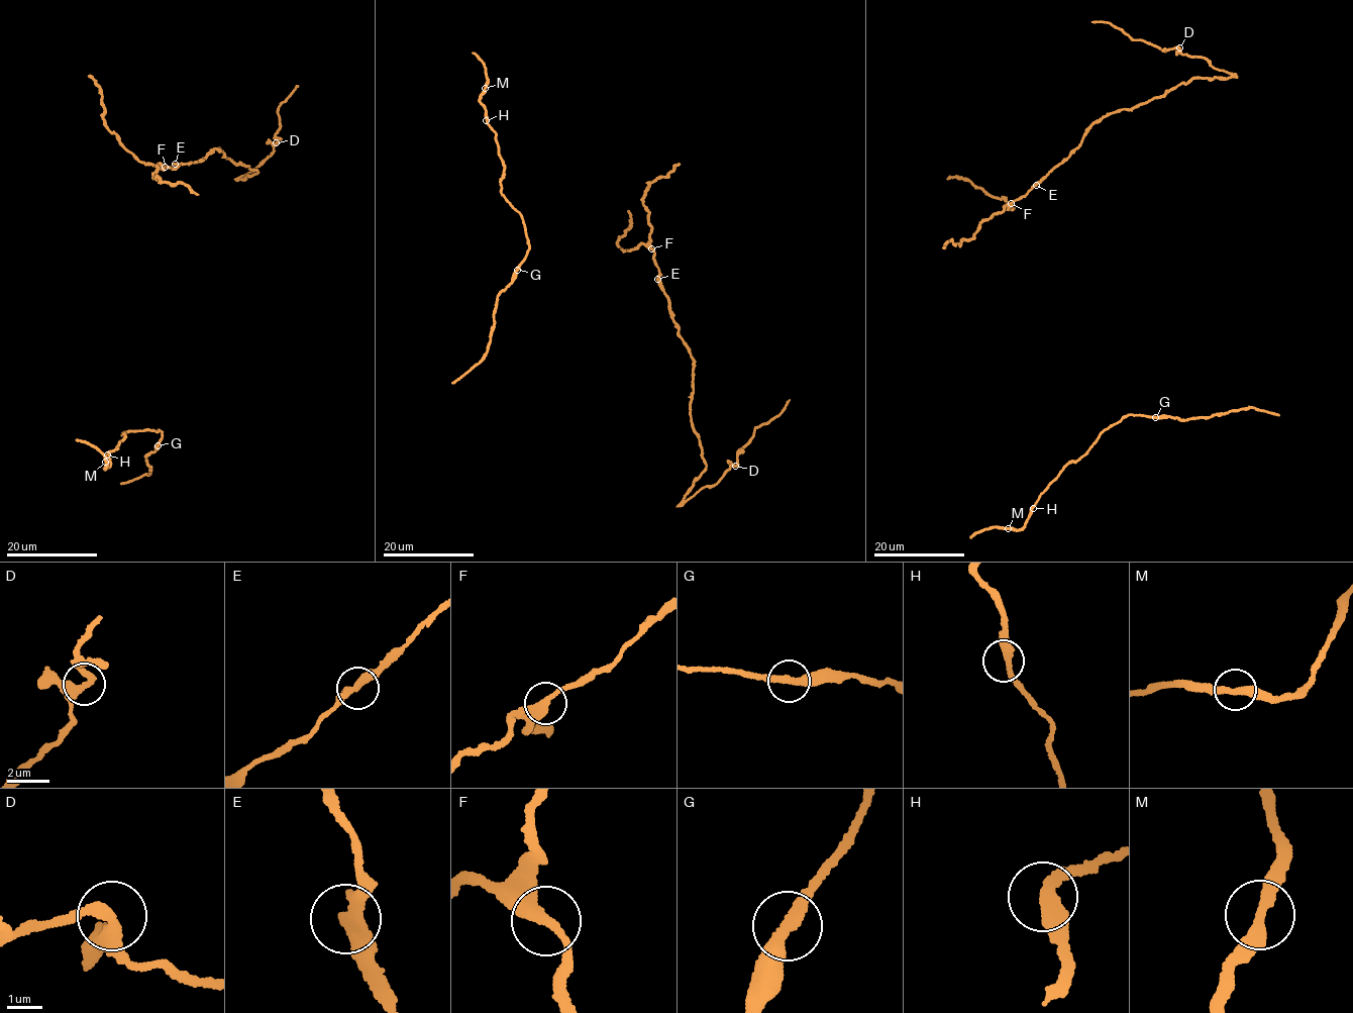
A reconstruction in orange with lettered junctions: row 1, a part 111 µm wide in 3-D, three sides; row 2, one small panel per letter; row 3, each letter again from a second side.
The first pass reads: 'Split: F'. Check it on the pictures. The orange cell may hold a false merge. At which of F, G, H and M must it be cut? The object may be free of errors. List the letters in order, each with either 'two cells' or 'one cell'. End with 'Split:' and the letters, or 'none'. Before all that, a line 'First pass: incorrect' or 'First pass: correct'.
First pass: correct
F: two cells
G: one cell
H: one cell
M: one cell
Split: F

